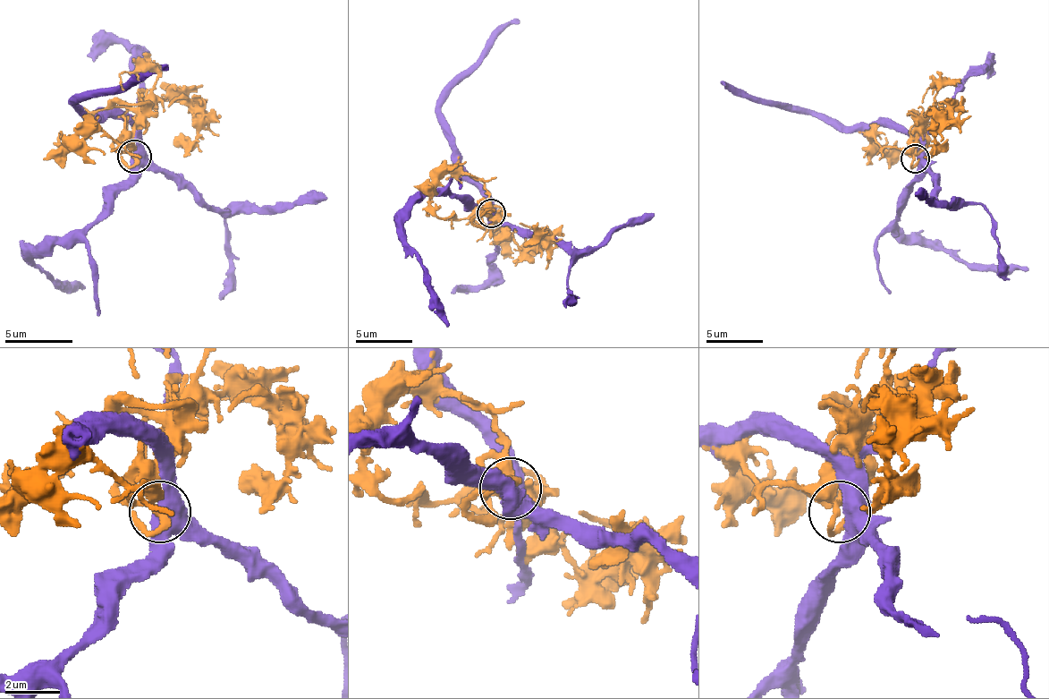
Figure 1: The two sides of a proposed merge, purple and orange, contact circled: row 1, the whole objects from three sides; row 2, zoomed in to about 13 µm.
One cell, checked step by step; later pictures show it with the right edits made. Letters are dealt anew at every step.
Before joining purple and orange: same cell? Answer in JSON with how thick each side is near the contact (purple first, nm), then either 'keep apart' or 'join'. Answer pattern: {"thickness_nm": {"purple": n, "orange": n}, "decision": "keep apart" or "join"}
{"thickness_nm": {"purple": 480, "orange": 220}, "decision": "keep apart"}

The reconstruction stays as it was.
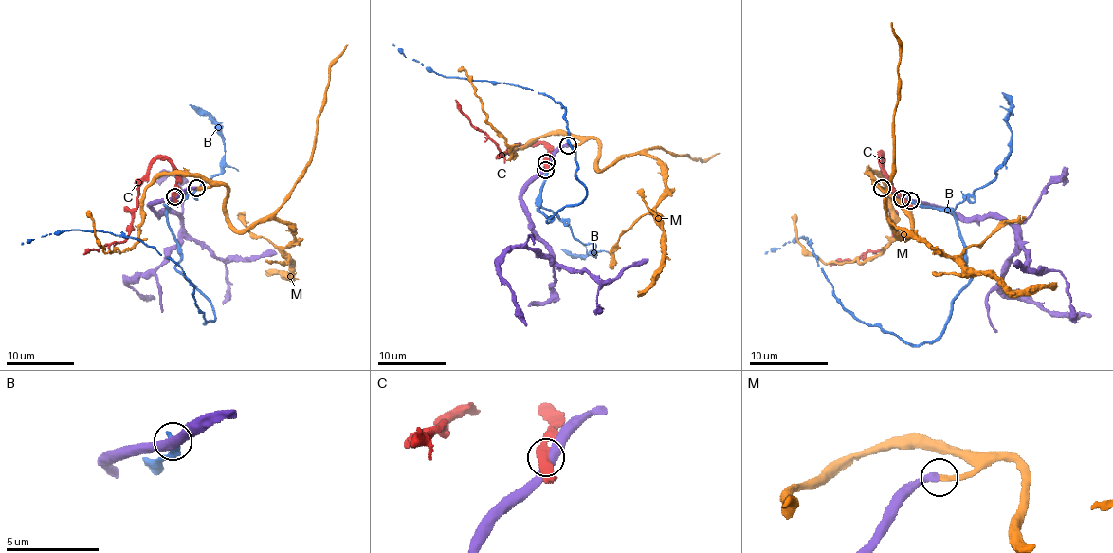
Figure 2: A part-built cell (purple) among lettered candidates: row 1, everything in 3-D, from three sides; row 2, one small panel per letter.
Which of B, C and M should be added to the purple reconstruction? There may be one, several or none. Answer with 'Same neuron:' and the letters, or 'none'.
Same neuron: M

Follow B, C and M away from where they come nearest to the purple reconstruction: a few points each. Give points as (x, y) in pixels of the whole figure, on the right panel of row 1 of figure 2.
B: (910, 199), (953, 215), (971, 278), (934, 341), (903, 342), (857, 321), (802, 236), (765, 254)
C: (903, 199), (881, 154), (892, 238), (881, 250), (830, 266)
M: (883, 188), (875, 186), (908, 217), (906, 236), (892, 229), (886, 215), (899, 91), (899, 37), (890, 23)

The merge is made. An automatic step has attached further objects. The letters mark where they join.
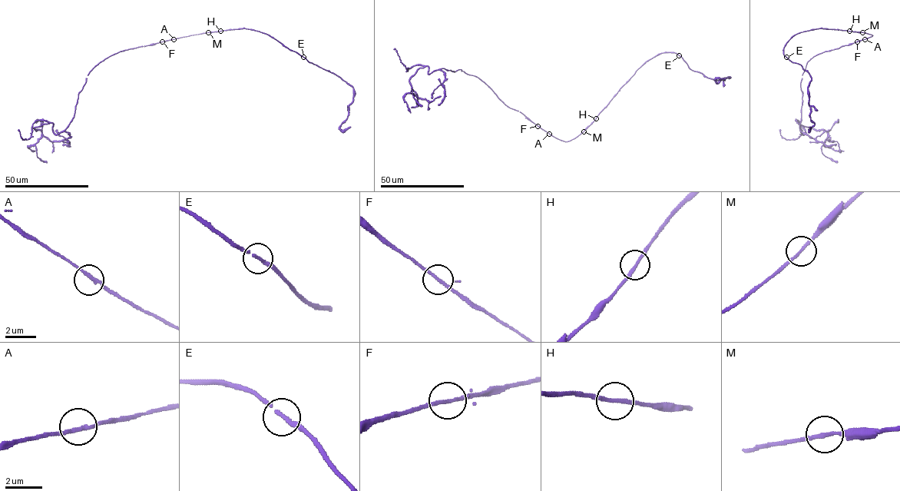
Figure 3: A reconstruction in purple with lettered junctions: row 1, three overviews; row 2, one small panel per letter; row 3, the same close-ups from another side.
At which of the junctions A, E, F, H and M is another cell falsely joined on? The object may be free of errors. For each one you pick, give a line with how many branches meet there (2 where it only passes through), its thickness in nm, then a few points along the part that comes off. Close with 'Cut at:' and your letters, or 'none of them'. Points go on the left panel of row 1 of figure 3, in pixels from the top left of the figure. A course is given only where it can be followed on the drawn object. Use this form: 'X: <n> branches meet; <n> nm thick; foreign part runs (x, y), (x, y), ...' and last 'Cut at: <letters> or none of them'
Cut at: none of them

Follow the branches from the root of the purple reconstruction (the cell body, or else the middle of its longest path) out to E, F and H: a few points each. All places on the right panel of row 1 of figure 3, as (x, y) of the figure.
E: (867, 38), (872, 35), (839, 29), (811, 29), (795, 34), (786, 42), (783, 48), (786, 57)
F: (867, 38), (857, 41)
H: (867, 38), (872, 35), (849, 31)

